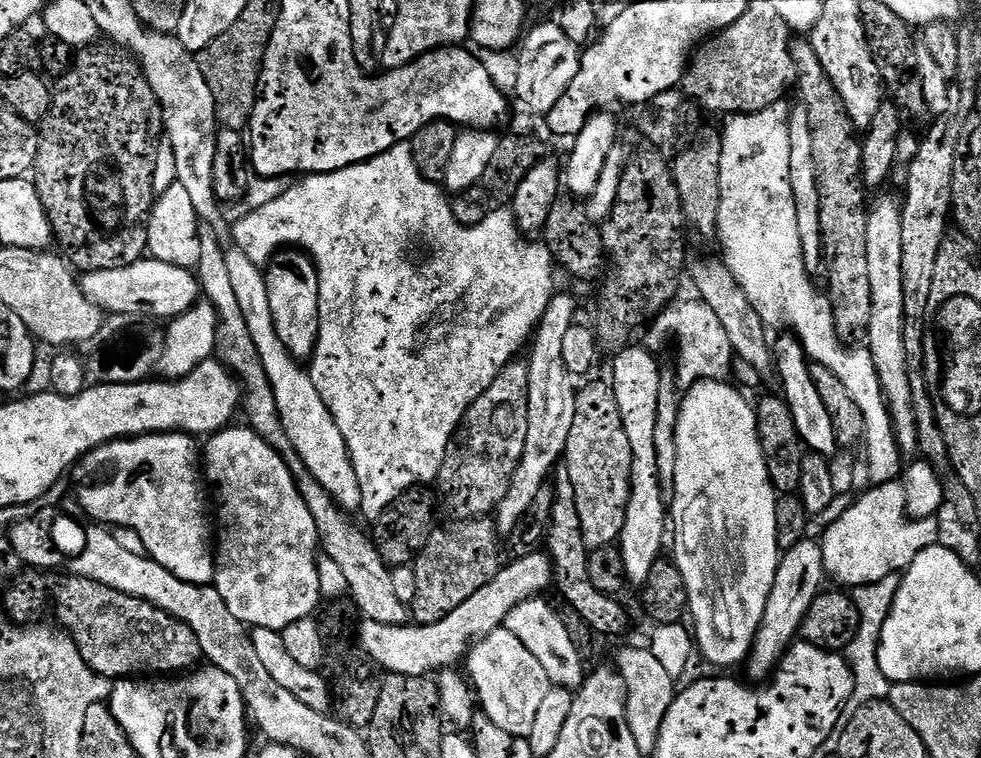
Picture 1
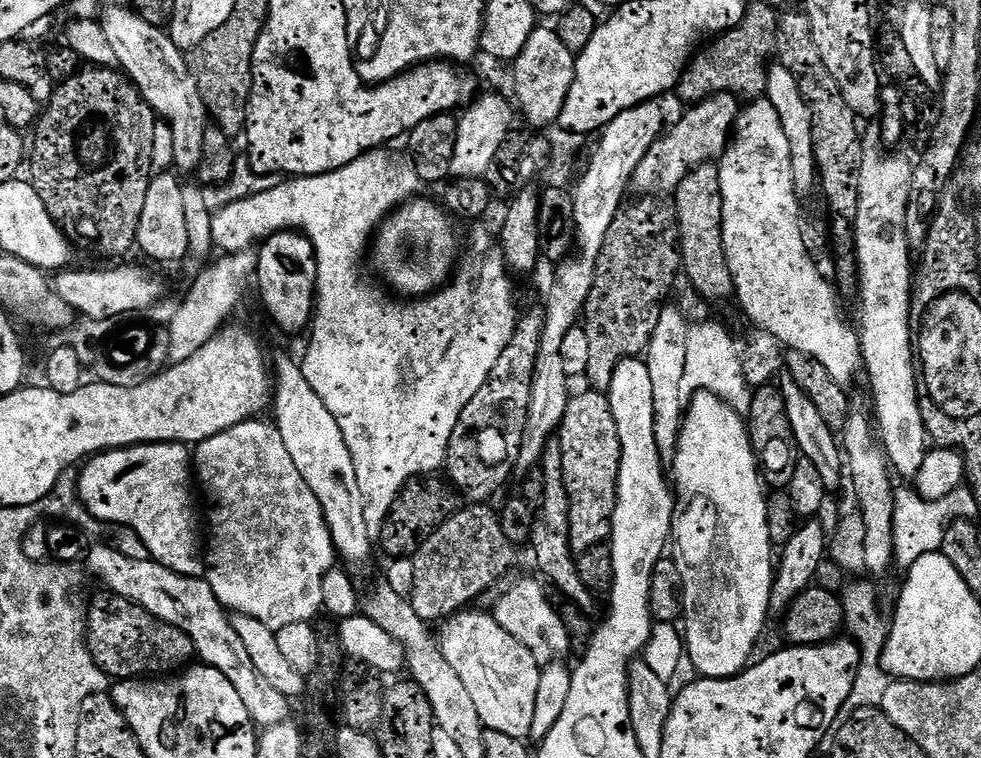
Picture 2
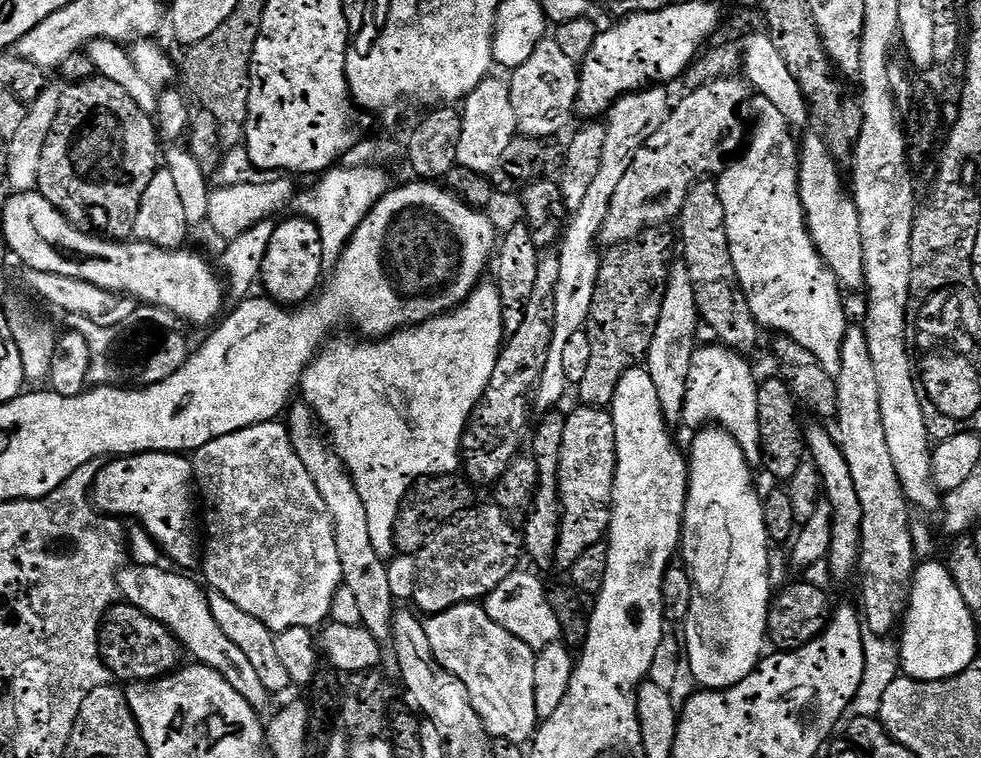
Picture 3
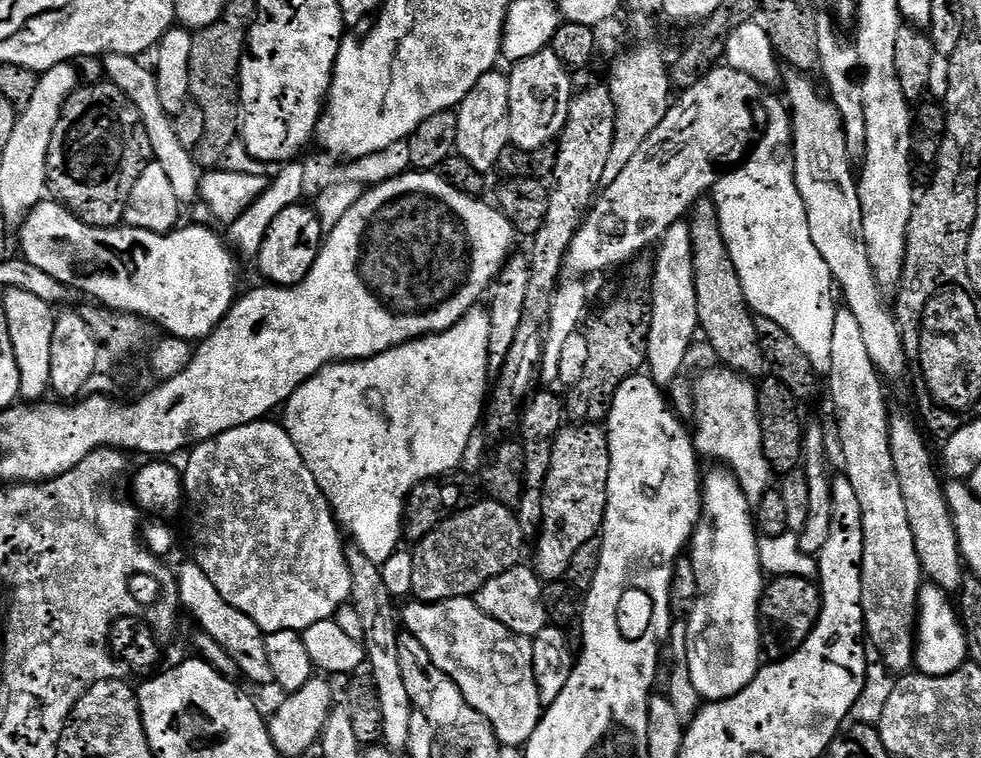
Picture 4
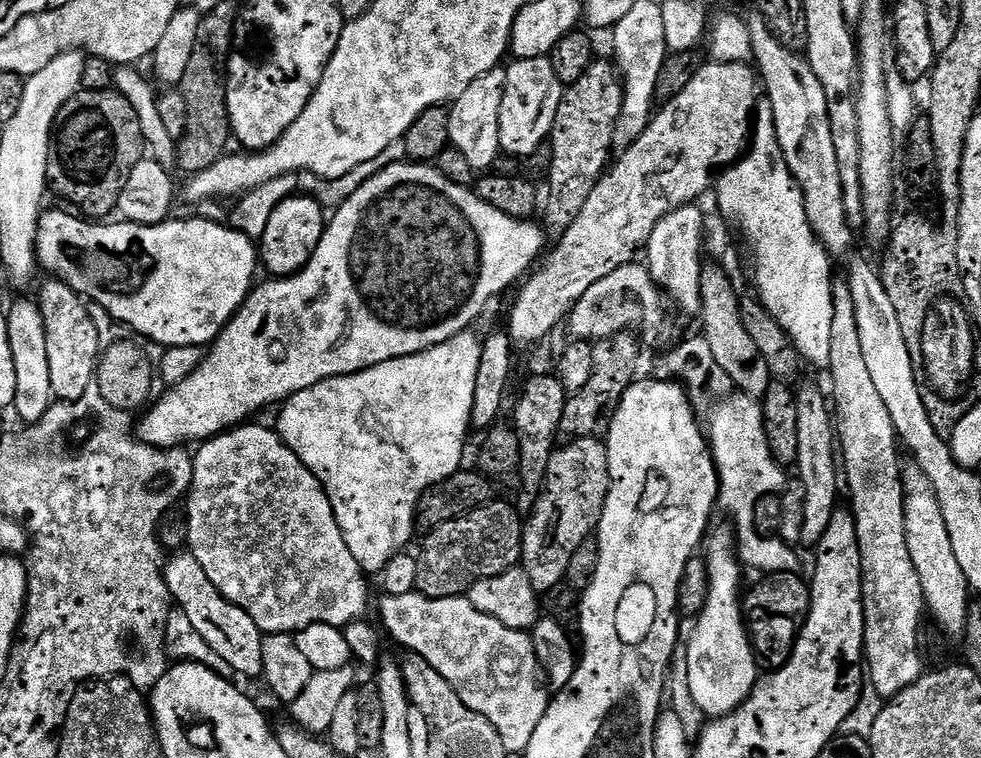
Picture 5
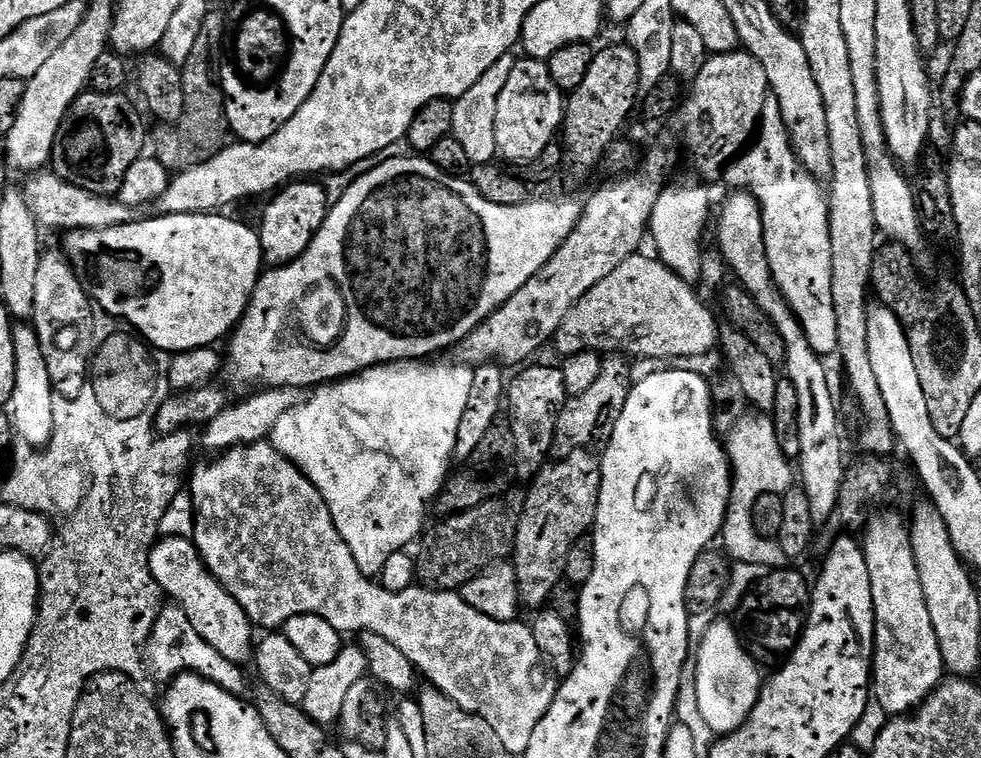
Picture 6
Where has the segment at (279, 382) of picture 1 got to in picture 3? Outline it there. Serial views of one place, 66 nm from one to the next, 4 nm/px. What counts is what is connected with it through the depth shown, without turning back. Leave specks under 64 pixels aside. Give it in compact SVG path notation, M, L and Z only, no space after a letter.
M303 402L295 404L291 405L287 413L287 416L289 415L288 420L286 419L288 437L292 439L298 458L302 458L302 466L306 466L310 478L314 480L318 494L322 494L322 502L326 502L330 510L330 518L334 522L336 531L338 562L342 566L344 575L343 587L354 593L354 599L358 601L358 610L362 613L360 622L364 629L380 645L391 645L394 597L390 582L386 578L388 565L380 557L378 550L374 550L374 542L370 542L370 526L366 526L366 506L354 486L348 469L340 461L340 455L322 435L312 409Z

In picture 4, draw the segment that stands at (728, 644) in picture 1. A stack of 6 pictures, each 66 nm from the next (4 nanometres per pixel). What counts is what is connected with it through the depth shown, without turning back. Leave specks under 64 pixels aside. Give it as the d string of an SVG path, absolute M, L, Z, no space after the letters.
M727 470L719 471L703 477L704 509L690 541L690 559L700 591L687 621L690 678L704 702L730 699L762 667L760 599L766 587L766 573L760 567L754 508L736 477Z

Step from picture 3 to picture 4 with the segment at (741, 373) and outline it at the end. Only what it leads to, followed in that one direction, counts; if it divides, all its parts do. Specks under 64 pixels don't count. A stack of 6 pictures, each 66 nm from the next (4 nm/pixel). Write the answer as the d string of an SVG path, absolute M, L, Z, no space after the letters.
M715 366L708 371L699 373L698 379L700 380L696 384L696 432L694 428L694 443L696 446L697 453L705 454L704 452L709 452L710 455L714 456L716 459L721 460L723 467L727 471L731 472L733 476L736 477L738 483L742 486L742 490L748 495L749 501L755 502L760 499L761 496L767 494L773 487L772 479L774 479L774 473L772 467L766 462L766 454L762 450L762 430L760 429L760 411L756 405L756 389L757 385L753 383L751 379L747 376L740 376L732 369L723 366Z

